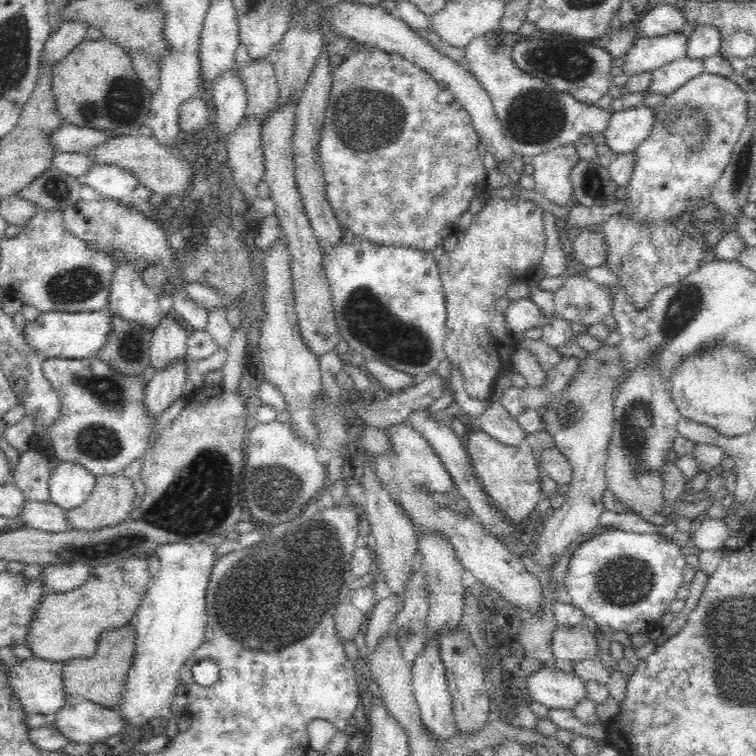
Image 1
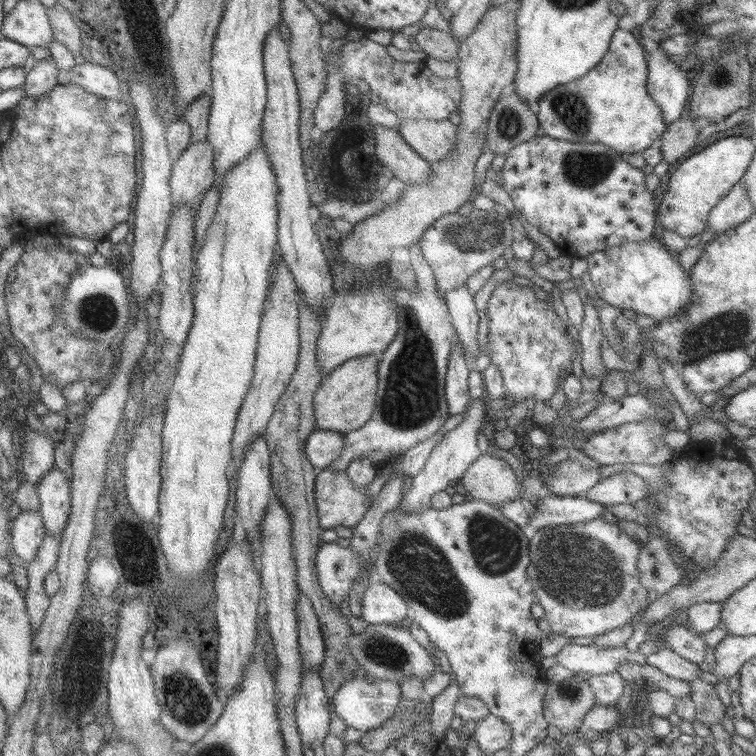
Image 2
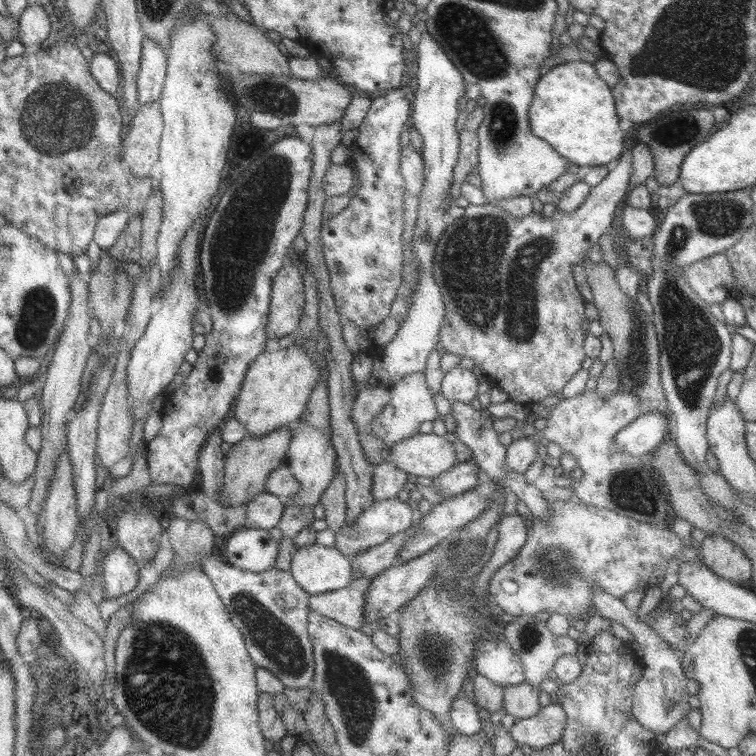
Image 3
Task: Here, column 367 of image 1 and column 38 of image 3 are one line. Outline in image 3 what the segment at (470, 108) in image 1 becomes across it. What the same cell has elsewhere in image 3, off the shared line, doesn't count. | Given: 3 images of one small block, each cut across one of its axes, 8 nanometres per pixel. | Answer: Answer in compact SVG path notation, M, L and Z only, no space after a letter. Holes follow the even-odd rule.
M29 5L17 20L18 41L24 45L43 45L51 29L48 15L38 5Z

